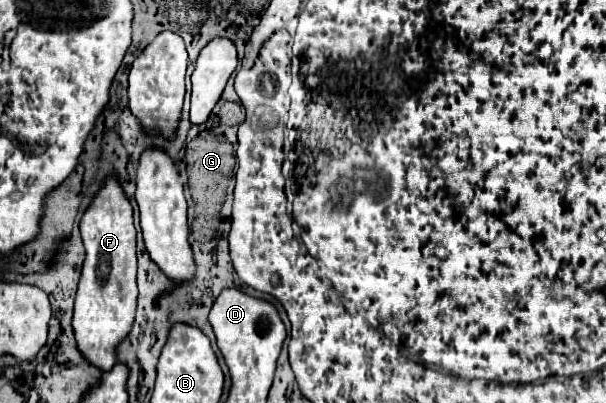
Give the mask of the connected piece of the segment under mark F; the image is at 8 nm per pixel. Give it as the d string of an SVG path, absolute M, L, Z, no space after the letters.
M108 177L106 185L92 199L88 211L80 221L80 233L86 247L82 277L78 283L72 329L76 347L82 357L108 371L118 363L116 349L128 337L136 317L136 229L132 219L132 205L126 199L116 177Z

